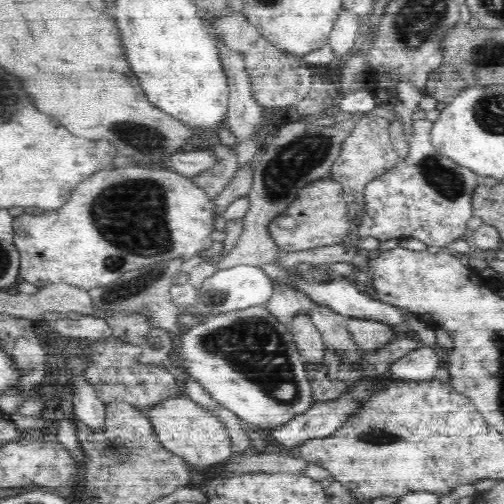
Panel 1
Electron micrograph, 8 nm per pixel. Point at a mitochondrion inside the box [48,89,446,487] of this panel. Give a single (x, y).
(132, 217)

